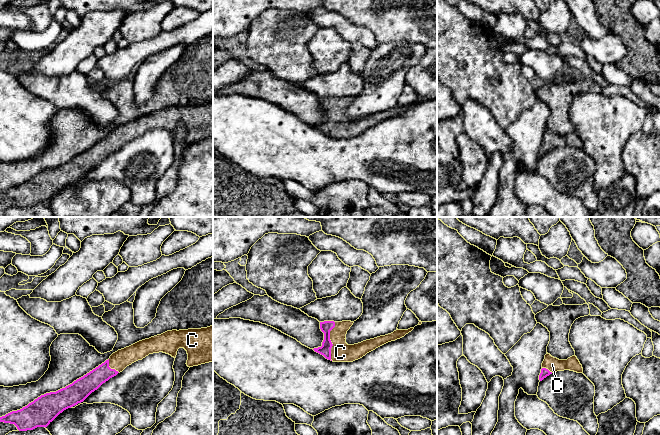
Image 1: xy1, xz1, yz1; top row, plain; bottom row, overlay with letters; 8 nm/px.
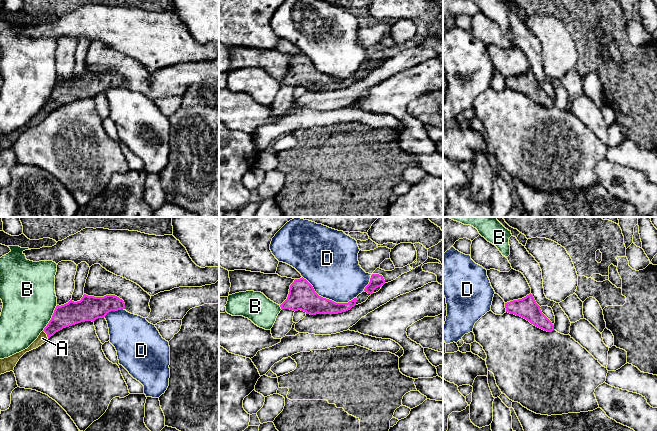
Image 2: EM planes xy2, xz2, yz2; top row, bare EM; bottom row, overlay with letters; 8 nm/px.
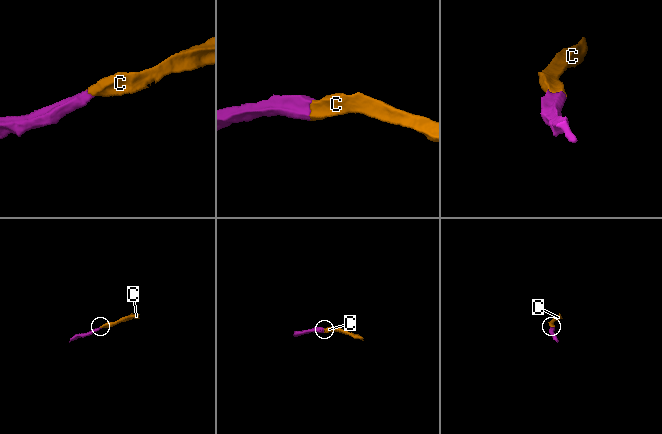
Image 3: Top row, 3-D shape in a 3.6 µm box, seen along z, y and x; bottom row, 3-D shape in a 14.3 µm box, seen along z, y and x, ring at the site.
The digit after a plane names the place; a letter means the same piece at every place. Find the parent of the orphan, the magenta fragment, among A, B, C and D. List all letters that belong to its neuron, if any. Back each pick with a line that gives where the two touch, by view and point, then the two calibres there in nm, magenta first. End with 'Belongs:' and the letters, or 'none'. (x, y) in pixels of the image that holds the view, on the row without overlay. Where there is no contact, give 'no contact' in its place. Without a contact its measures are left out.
A: meets magenta in xy2 at (46, 109); 180 nm thick on the magenta side, 80 nm on the other
C: meets magenta in xz1 at (330, 117); 90 nm thick on the magenta side, 160 nm on the other
Belongs: A, C

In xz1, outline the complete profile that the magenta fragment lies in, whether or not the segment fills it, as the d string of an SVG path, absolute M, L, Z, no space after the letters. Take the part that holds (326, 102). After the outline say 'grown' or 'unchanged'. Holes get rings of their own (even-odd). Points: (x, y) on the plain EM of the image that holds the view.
M324 97L320 98L320 105L324 109L322 122L313 126L333 138L353 138L365 132L376 124L404 113L414 104L396 106L391 110L366 116L358 120L348 121L346 110L354 98L351 97Z; grown

